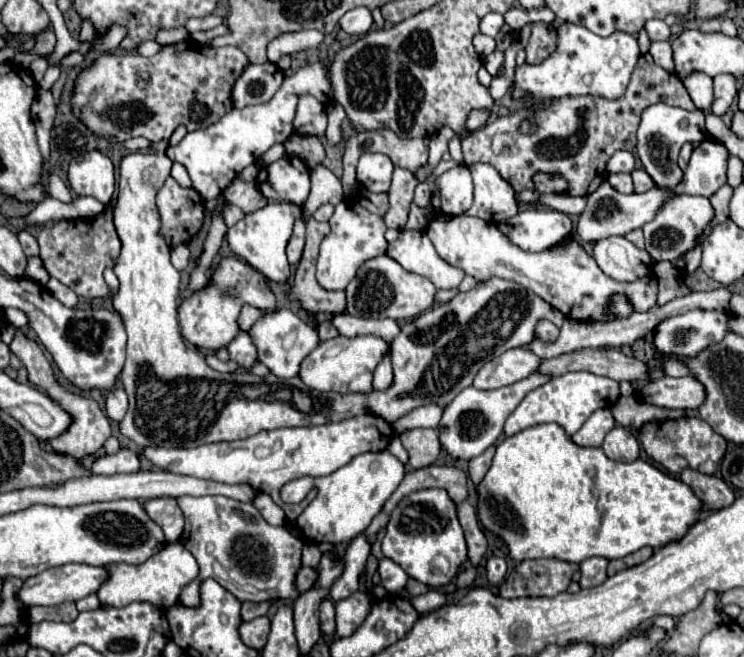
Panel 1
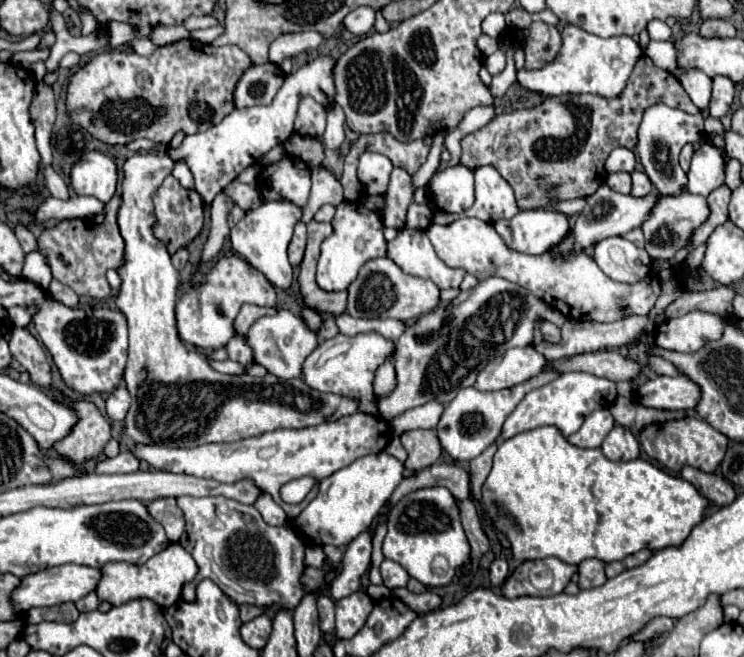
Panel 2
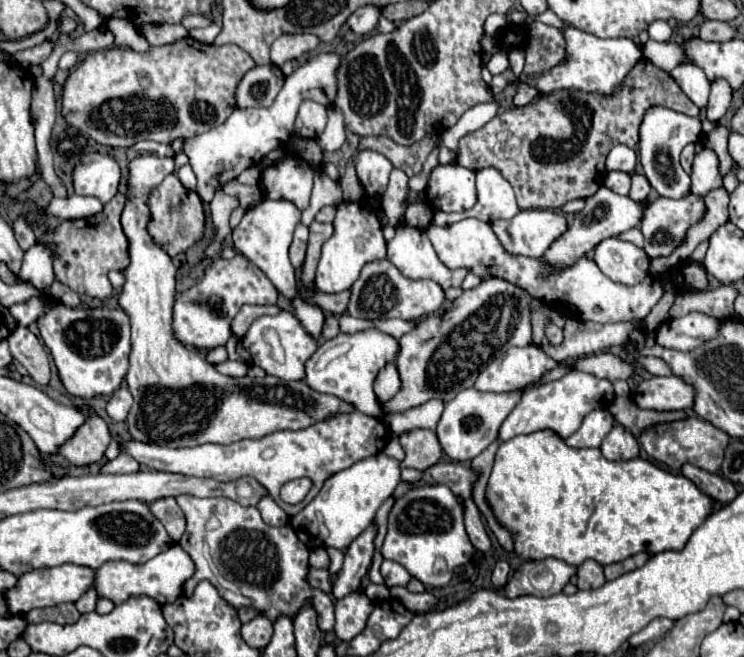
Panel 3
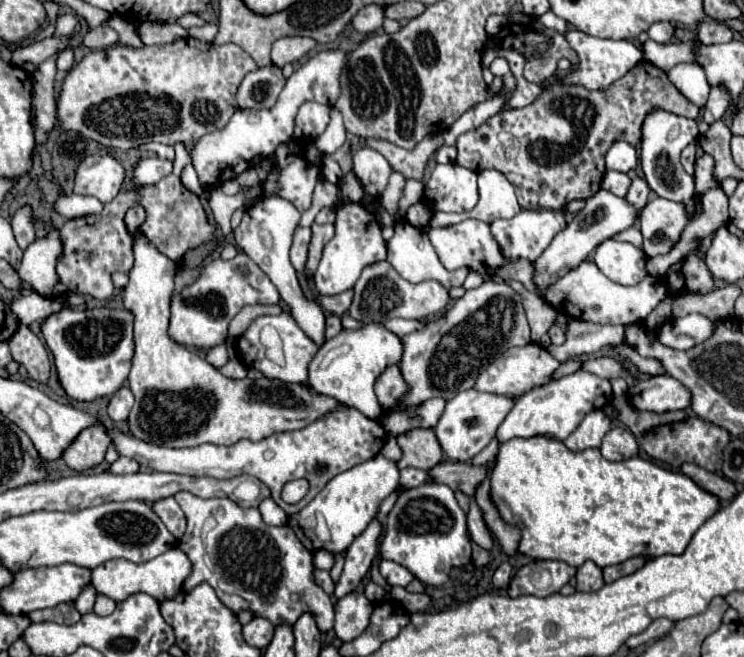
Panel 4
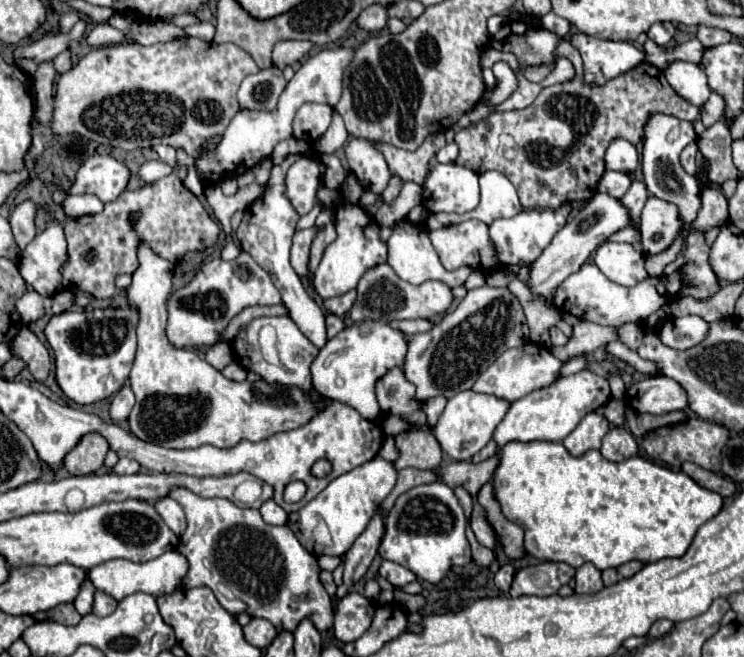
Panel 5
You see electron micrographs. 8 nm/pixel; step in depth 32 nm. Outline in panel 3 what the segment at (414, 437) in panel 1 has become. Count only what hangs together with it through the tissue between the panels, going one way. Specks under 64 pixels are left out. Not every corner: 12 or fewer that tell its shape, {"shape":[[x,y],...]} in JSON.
{"shape":[[434,430],[400,436],[402,468],[428,470],[442,448]]}

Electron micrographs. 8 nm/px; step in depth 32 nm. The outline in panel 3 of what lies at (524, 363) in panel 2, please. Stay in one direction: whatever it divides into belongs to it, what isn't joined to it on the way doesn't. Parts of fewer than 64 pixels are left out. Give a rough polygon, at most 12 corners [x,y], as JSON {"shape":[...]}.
{"shape":[[536,344],[508,348],[480,372],[482,392],[526,390],[556,366]]}

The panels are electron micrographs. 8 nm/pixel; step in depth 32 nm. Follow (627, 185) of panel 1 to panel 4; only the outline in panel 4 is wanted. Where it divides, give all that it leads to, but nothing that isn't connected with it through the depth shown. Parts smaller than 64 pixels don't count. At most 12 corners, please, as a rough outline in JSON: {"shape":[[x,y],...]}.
{"shape":[[606,172],[600,188],[614,196],[626,196],[630,176]]}

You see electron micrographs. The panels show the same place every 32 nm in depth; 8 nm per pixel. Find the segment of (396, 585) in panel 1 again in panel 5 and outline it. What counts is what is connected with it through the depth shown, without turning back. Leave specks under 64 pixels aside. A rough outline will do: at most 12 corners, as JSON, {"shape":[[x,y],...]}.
{"shape":[[396,562],[380,564],[378,574],[392,586],[406,586],[416,574]]}

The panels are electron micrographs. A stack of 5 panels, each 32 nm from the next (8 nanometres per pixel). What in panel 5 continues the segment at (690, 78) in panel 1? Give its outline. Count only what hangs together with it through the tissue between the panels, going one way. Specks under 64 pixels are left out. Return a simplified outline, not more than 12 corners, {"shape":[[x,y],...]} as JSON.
{"shape":[[674,60],[664,68],[668,84],[698,108],[710,96],[698,64]]}

